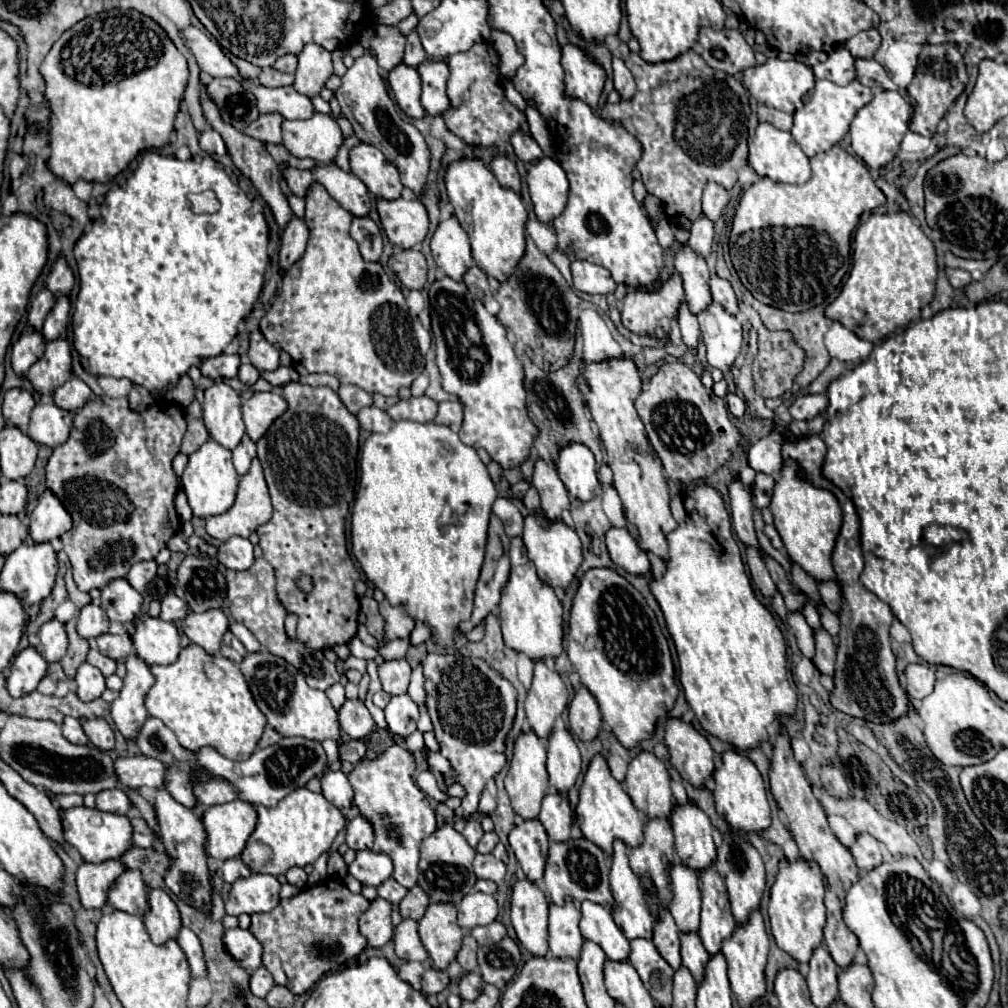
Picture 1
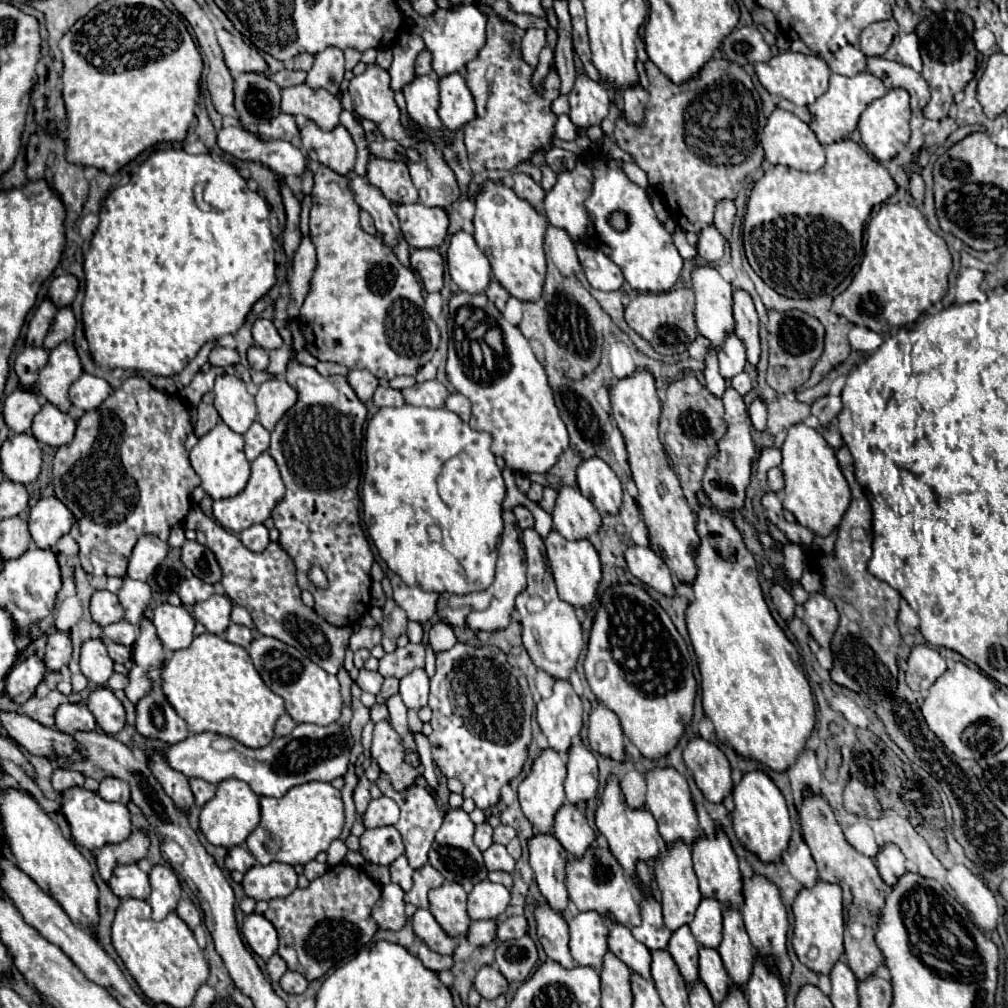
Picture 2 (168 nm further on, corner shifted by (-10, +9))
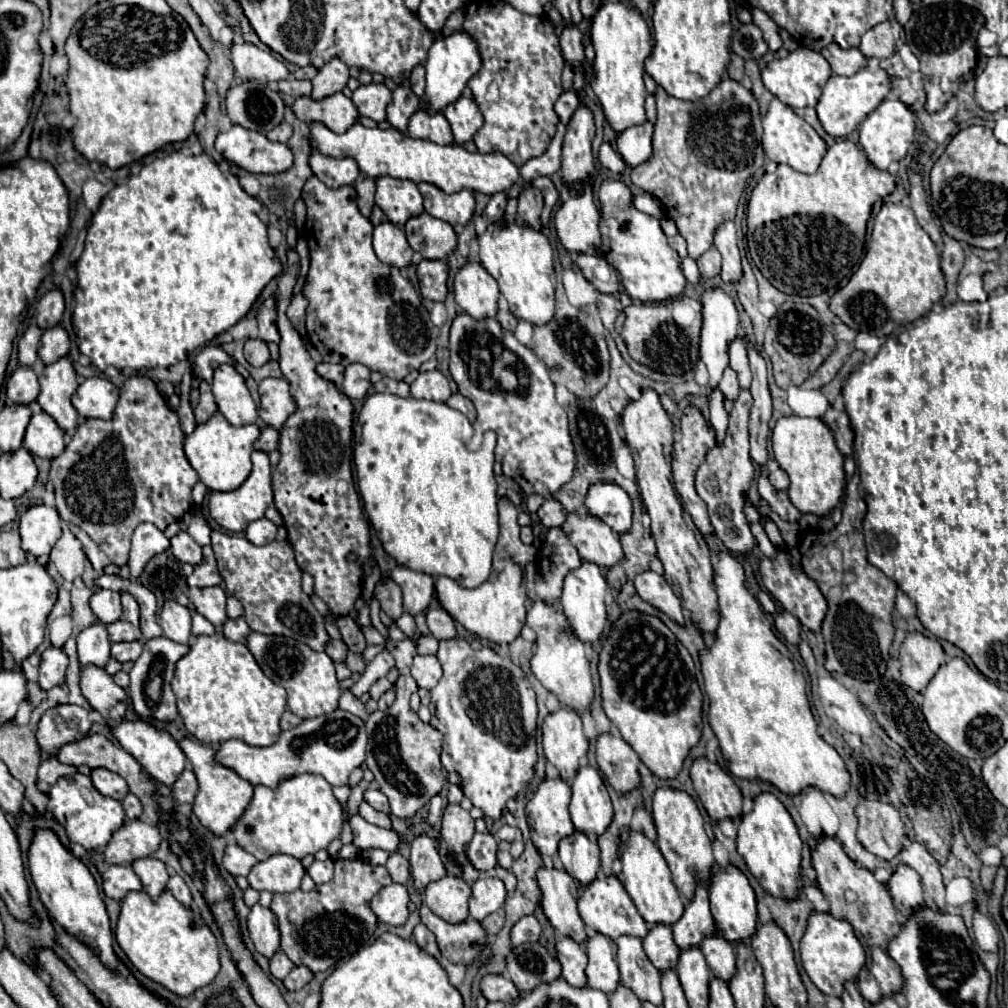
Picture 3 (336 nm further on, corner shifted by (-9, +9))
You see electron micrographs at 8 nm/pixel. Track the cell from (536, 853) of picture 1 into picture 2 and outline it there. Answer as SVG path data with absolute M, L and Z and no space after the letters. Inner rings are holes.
M536 833L528 839L530 867L544 899L556 909L564 911L568 893L564 889L564 861L568 851L552 833Z

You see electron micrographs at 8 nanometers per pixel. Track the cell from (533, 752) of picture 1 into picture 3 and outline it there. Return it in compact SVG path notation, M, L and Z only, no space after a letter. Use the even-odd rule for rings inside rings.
M545 779L539 785L533 799L527 803L525 813L527 813L527 823L531 827L531 841L537 847L539 855L553 857L557 853L559 841L575 833L575 827L573 827L571 817L569 817L569 803L571 803L569 785L565 781L549 781L549 779Z

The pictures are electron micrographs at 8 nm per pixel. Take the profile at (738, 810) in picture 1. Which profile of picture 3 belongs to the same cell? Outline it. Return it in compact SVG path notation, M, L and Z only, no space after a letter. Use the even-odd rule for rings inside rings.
M761 793L753 801L753 811L741 815L739 821L739 837L737 837L737 851L743 857L745 865L749 867L751 875L759 881L765 893L777 899L797 899L799 897L799 873L801 873L801 851L803 841L799 831L783 807L783 803L773 797L771 793Z

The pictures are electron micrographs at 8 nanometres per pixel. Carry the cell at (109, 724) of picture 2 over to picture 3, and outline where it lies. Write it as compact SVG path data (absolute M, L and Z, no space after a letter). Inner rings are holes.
M95 665L81 667L79 683L89 705L97 709L107 721L119 721L125 717L127 693L113 681L113 677L105 669Z

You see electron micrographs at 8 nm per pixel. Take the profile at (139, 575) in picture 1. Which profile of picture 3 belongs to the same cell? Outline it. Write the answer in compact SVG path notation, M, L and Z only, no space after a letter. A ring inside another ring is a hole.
M153 523L139 525L131 539L131 577L139 577L139 573L143 573L143 565L157 553L163 553L165 549L169 549L169 539L163 535L163 531L159 531Z

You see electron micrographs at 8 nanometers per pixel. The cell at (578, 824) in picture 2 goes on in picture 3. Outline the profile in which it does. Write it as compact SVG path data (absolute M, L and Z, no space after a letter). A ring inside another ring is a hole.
M575 831L571 837L565 837L561 841L559 857L561 857L563 869L581 885L593 883L597 877L597 871L601 869L599 845L595 841L589 841L589 837L579 831Z

